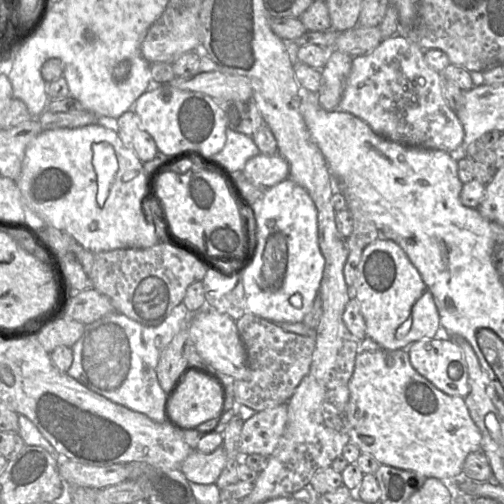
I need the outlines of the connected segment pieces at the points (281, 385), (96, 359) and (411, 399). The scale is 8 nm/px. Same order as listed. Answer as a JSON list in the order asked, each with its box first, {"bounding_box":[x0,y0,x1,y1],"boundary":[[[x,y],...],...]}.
[{"bounding_box":[231,312,316,412],"boundary":[[[246,312],[236,320],[236,326],[246,349],[249,377],[243,380],[231,380],[234,401],[256,412],[287,404],[310,370],[316,339],[287,332],[278,324],[250,312]]]},{"bounding_box":[66,303,190,422],"boundary":[[[183,303],[158,326],[144,326],[117,311],[109,313],[85,325],[83,335],[71,347],[73,362],[66,373],[112,402],[143,413],[155,422],[166,422],[163,410],[166,392],[159,384],[156,367],[162,350],[189,324],[190,312]]]},{"bounding_box":[347,346,482,480],"boundary":[[[408,346],[397,350],[380,348],[374,352],[358,353],[355,360],[354,371],[349,381],[349,392],[350,397],[347,405],[349,442],[356,445],[362,453],[371,454],[380,464],[413,471],[423,475],[425,478],[433,477],[440,480],[453,480],[462,476],[462,467],[467,455],[473,451],[482,450],[480,430],[472,420],[464,398],[449,396],[443,393],[426,378],[421,376],[410,363]]]}]

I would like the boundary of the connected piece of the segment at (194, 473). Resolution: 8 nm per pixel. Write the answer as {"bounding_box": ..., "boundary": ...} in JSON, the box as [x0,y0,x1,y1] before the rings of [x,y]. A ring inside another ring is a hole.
{"bounding_box":[180,446,227,484],"boundary":[[[223,446],[211,453],[193,450],[182,462],[180,470],[190,483],[213,484],[217,481],[227,461]]]}

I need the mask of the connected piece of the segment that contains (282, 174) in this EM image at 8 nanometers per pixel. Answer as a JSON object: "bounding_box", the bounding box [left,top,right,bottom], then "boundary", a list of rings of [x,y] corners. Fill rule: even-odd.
{"bounding_box":[242,153,289,188],"boundary":[[[260,153],[246,162],[242,173],[253,185],[270,188],[289,177],[289,164],[279,153]]]}

